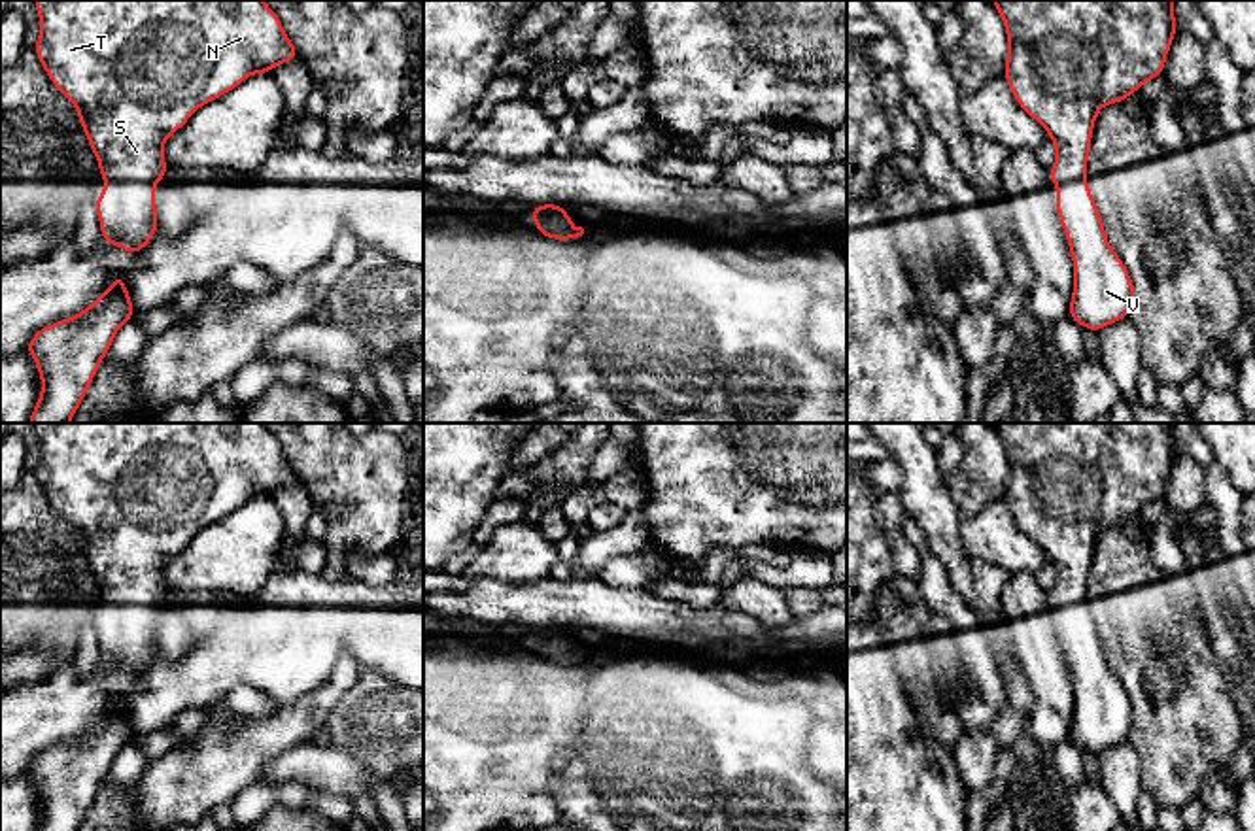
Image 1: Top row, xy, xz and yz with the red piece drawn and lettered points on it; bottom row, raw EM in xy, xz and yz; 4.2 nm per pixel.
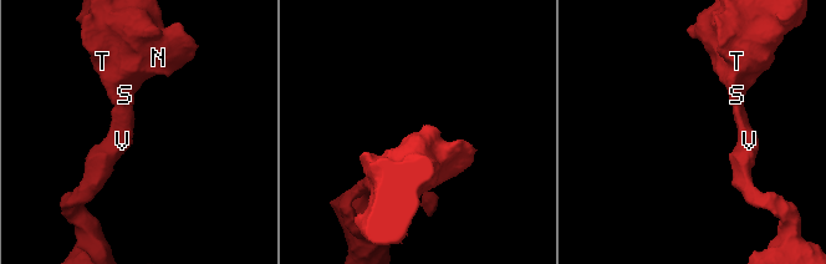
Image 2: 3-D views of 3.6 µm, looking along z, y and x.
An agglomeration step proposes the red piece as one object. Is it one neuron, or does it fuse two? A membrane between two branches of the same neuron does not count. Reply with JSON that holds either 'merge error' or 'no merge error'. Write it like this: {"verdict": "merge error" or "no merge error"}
{"verdict": "no merge error"}

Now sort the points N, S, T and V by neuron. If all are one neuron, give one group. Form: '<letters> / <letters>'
N S T V

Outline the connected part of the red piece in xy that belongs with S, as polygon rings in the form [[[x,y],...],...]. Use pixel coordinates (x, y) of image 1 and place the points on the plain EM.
[[[36,423],[42,453],[34,466],[51,506],[74,527],[79,550],[110,608],[93,625],[100,661],[138,678],[155,659],[155,604],[166,602],[164,563],[204,527],[236,512],[251,497],[301,482],[276,434],[263,423]]]

